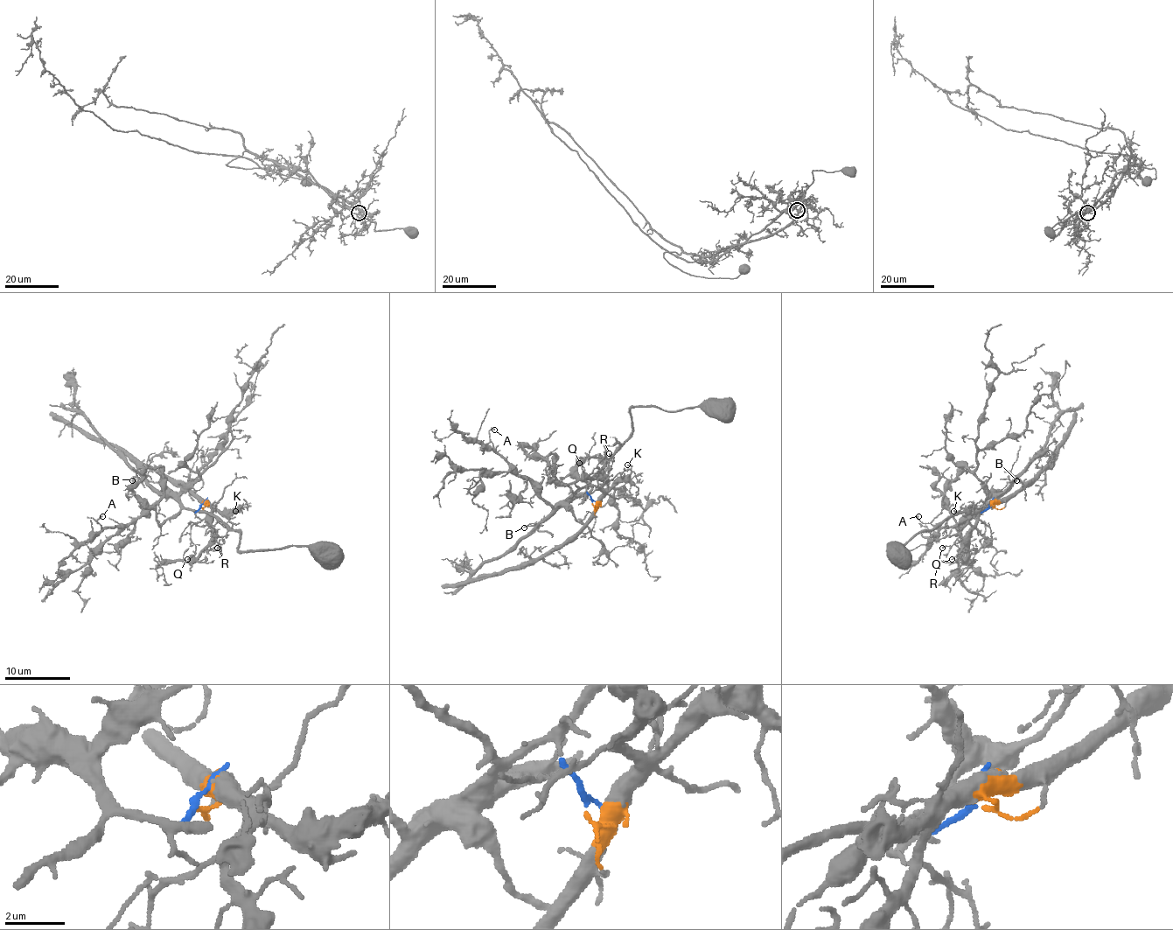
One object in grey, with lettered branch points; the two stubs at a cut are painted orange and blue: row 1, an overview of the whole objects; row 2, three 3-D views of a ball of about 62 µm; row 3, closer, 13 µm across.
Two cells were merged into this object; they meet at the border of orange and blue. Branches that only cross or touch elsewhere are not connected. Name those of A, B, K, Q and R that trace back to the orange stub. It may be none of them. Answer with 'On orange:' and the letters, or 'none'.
On orange: K, Q, R

